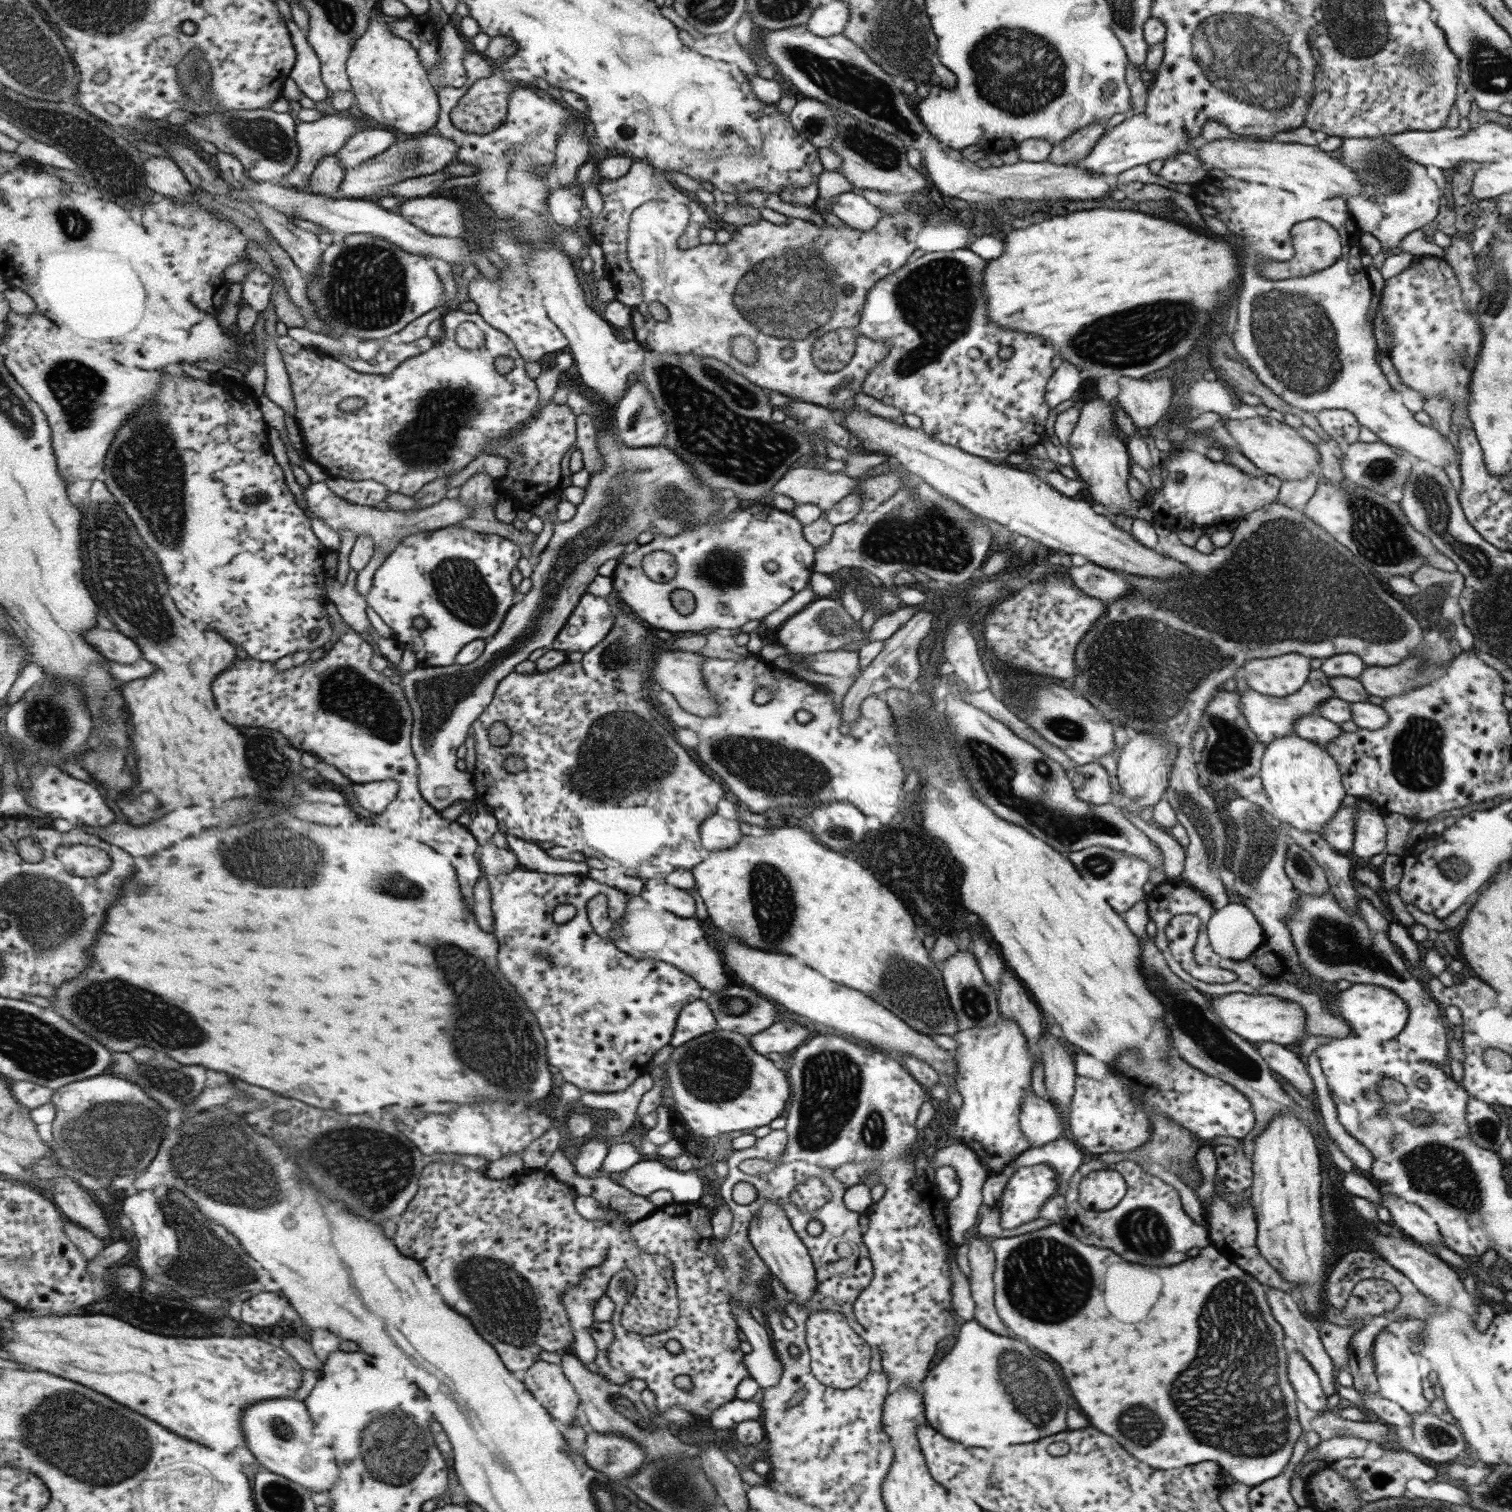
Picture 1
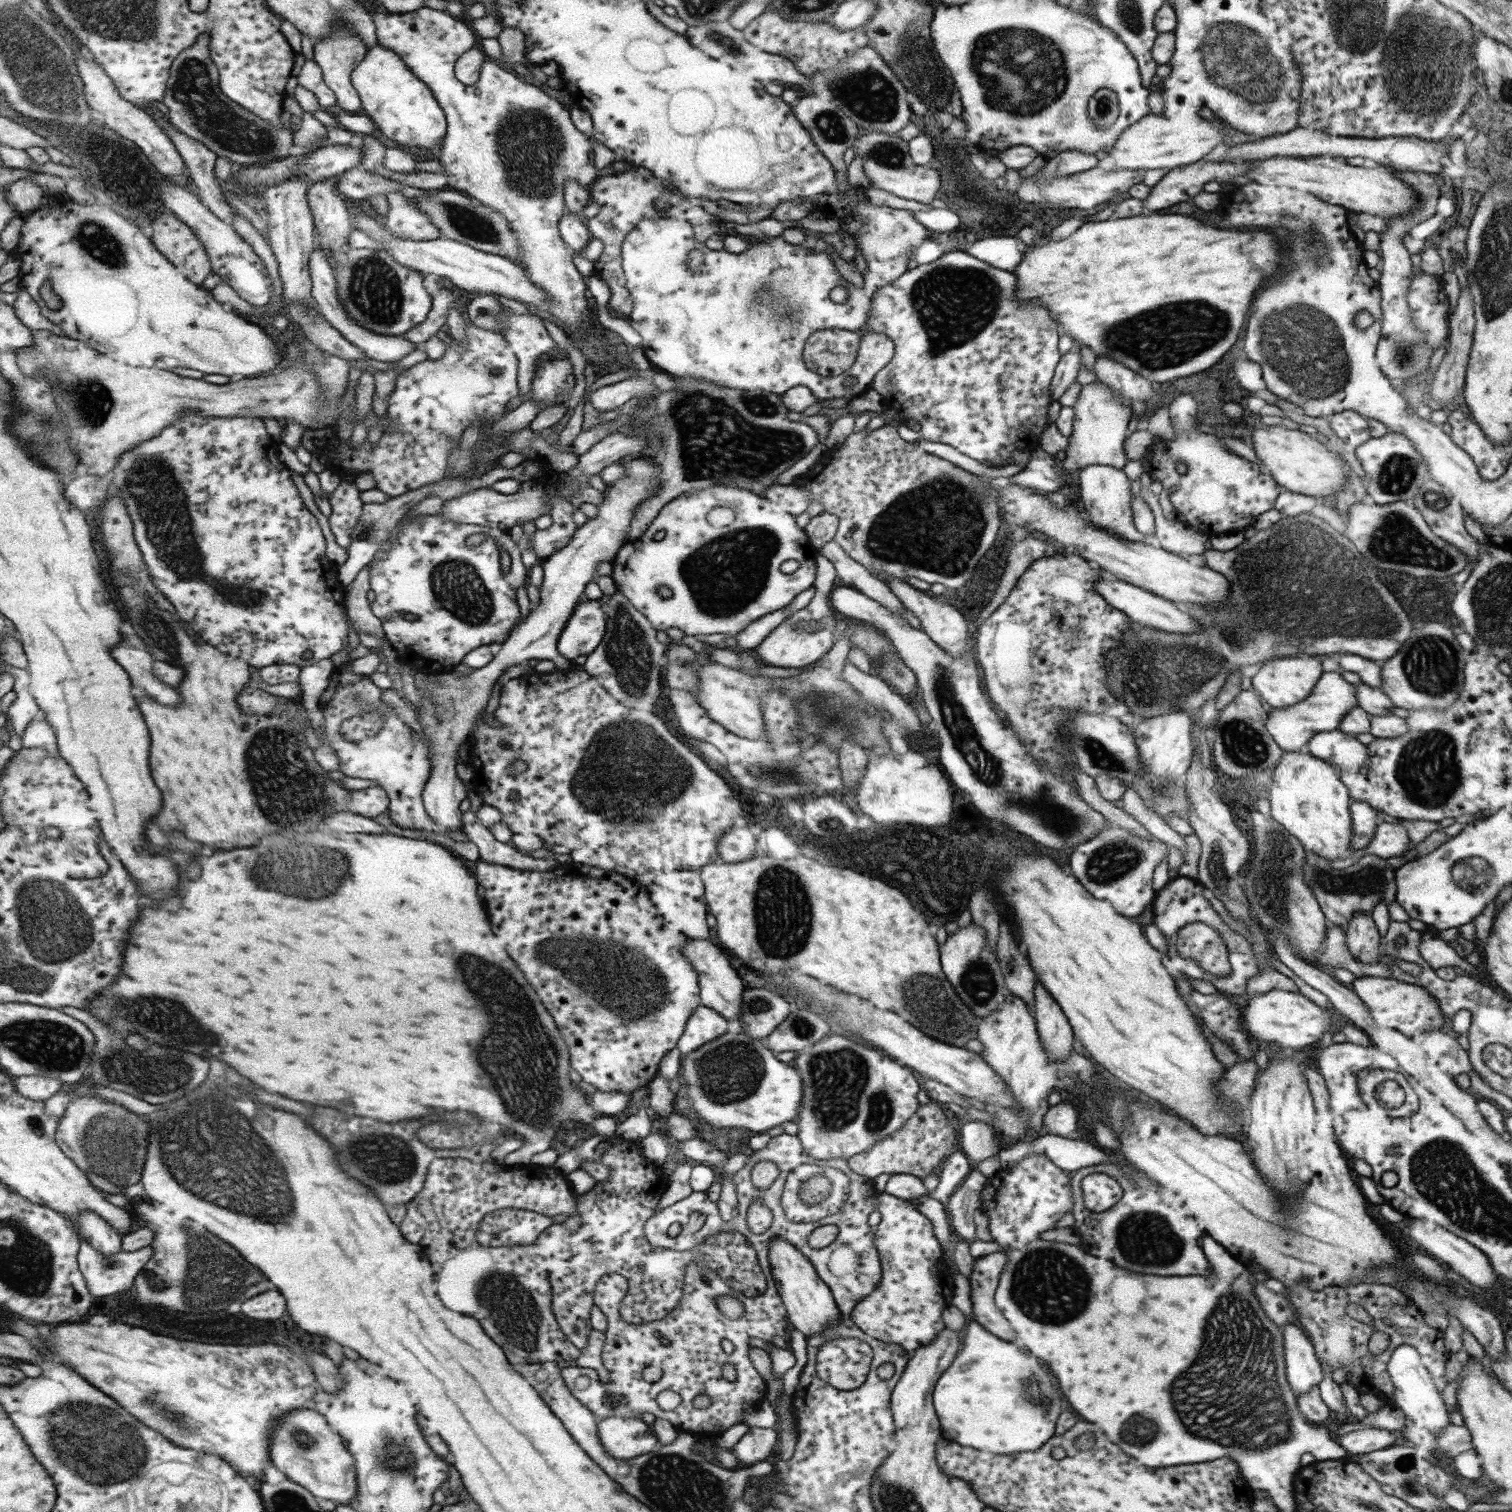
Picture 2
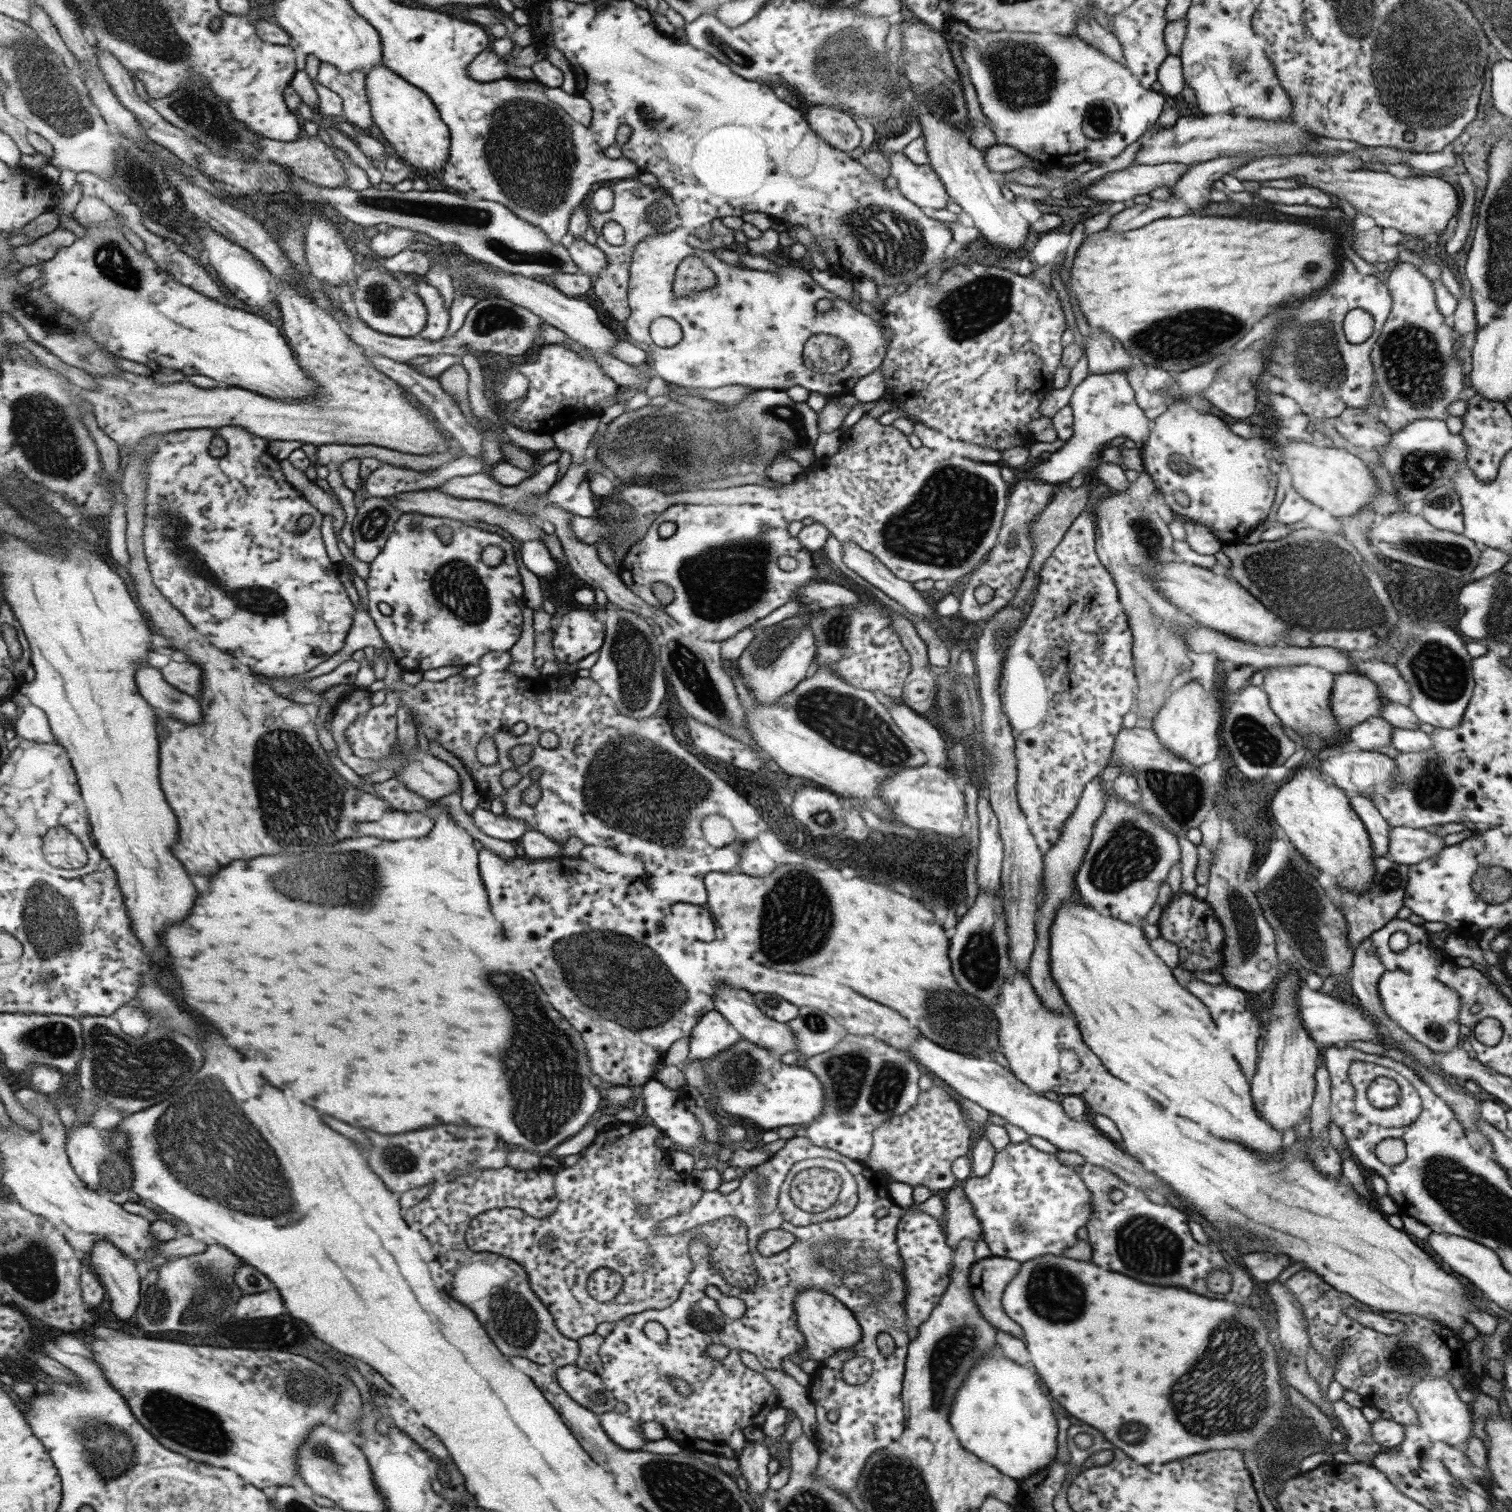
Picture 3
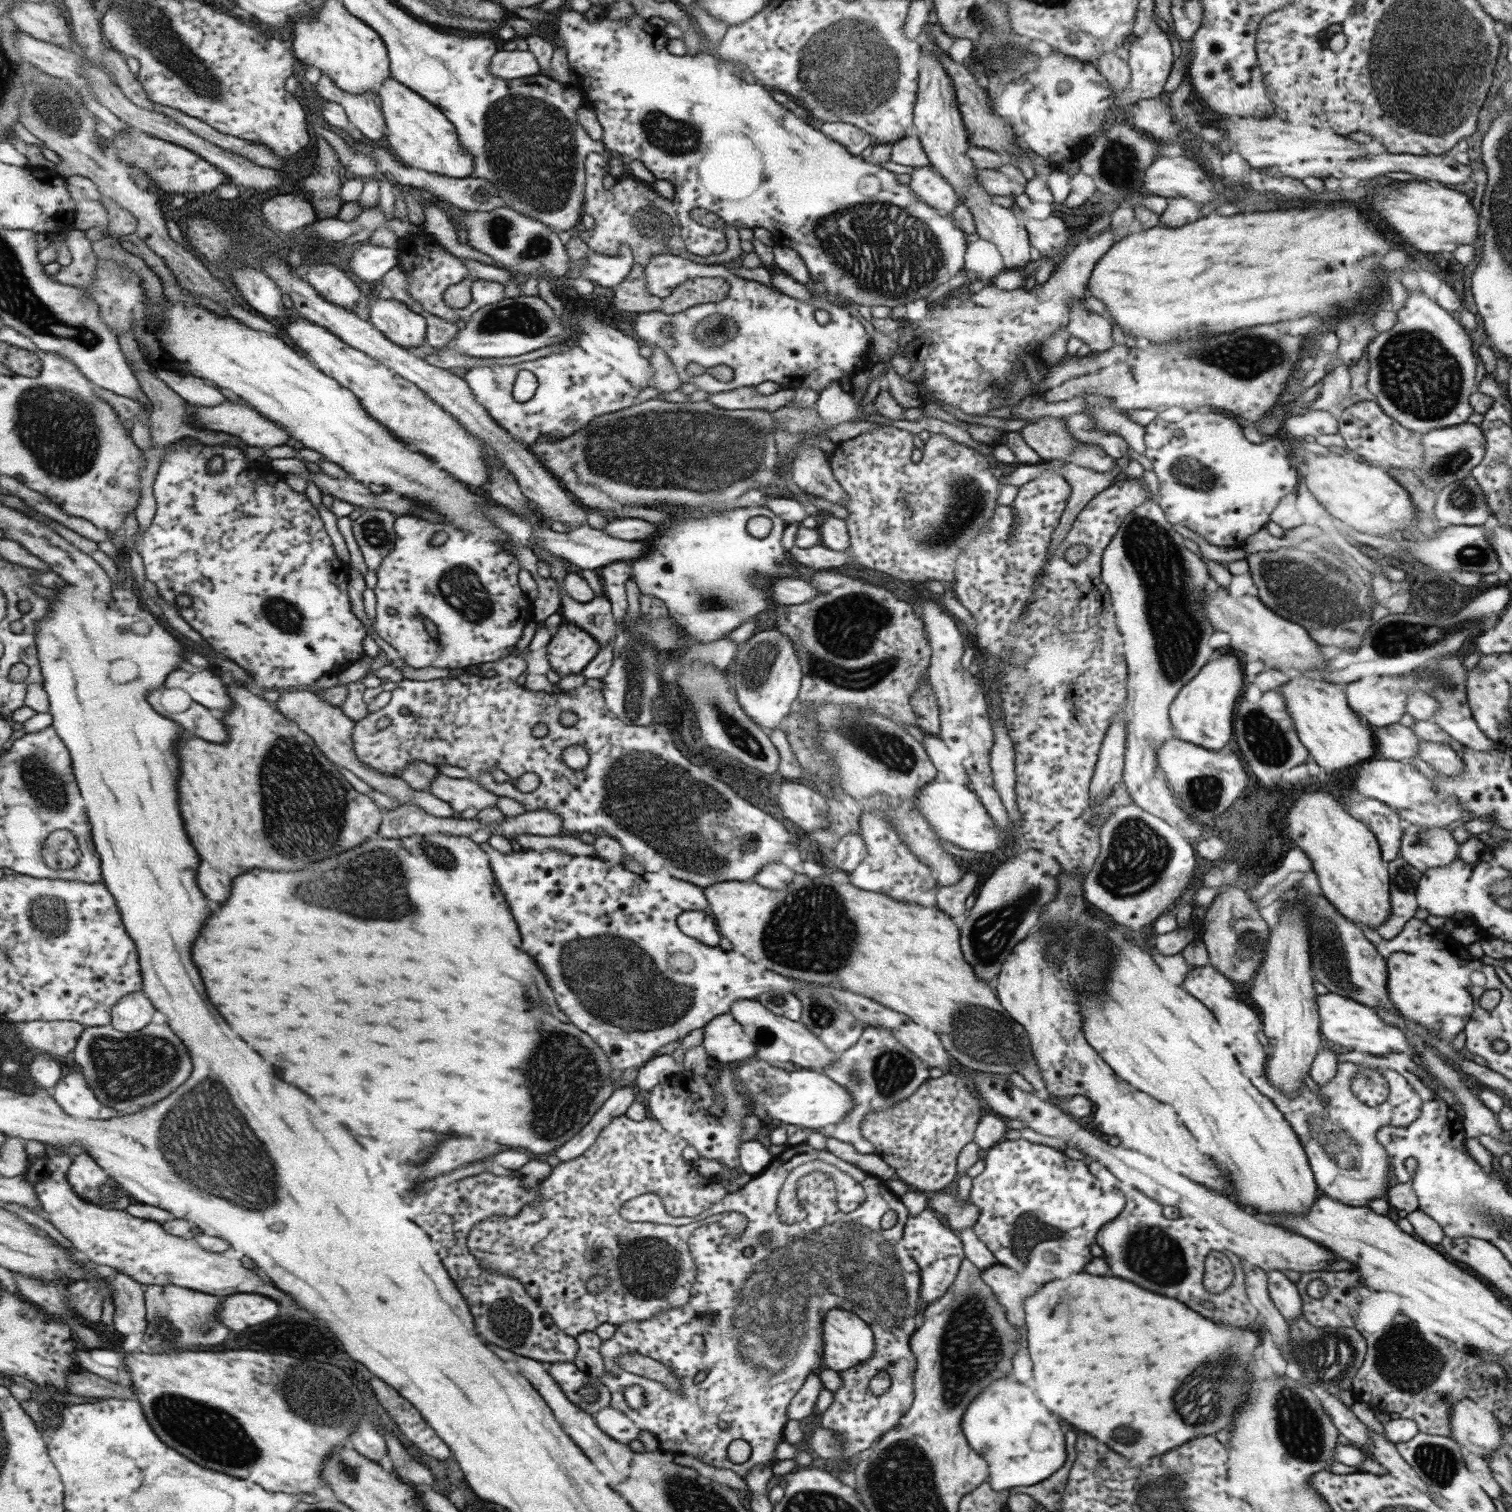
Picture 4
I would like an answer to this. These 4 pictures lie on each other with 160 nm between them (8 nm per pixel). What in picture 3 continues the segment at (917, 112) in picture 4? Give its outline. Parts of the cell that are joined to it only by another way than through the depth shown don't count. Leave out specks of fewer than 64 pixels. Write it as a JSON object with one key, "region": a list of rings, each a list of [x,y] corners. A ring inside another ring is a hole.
{"region":[[[923,110],[921,113],[919,113],[917,118],[921,122],[921,136],[924,138],[924,147],[926,150],[925,154],[927,154],[928,165],[933,170],[933,172],[935,172],[935,174],[937,174],[937,176],[939,177],[940,183],[944,186],[944,189],[946,190],[946,194],[953,198],[957,206],[961,207],[962,215],[965,217],[965,219],[968,222],[971,222],[971,224],[975,222],[975,228],[977,228],[977,230],[979,230],[979,232],[981,232],[981,234],[983,234],[983,236],[985,236],[985,238],[987,238],[987,240],[989,240],[991,244],[995,244],[995,246],[999,246],[999,248],[1001,248],[1001,250],[995,251],[999,251],[1001,254],[1007,254],[1006,251],[1013,252],[1013,250],[1019,249],[1023,244],[1023,240],[1025,240],[1025,236],[1027,236],[1028,228],[1033,224],[1033,222],[1035,222],[1036,219],[1038,219],[1042,215],[1042,213],[1036,208],[1034,201],[1028,198],[1023,198],[1023,200],[1020,201],[1017,201],[1016,199],[1013,202],[1007,201],[999,191],[1000,184],[997,178],[997,174],[989,172],[989,170],[987,170],[987,168],[985,167],[985,164],[983,164],[983,152],[977,150],[974,146],[972,146],[968,140],[968,137],[963,137],[960,134],[956,134],[956,132],[954,132],[955,126],[952,126],[950,122],[945,122],[944,120],[941,120],[940,118],[937,118],[929,114],[929,112]]]}

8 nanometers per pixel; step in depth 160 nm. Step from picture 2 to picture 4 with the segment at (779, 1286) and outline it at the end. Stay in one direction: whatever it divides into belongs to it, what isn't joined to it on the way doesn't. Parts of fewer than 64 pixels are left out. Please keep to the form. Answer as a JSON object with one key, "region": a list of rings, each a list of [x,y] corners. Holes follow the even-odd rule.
{"region":[[[839,1307],[824,1312],[821,1332],[823,1364],[835,1372],[863,1362],[874,1349],[872,1330],[857,1315]]]}

